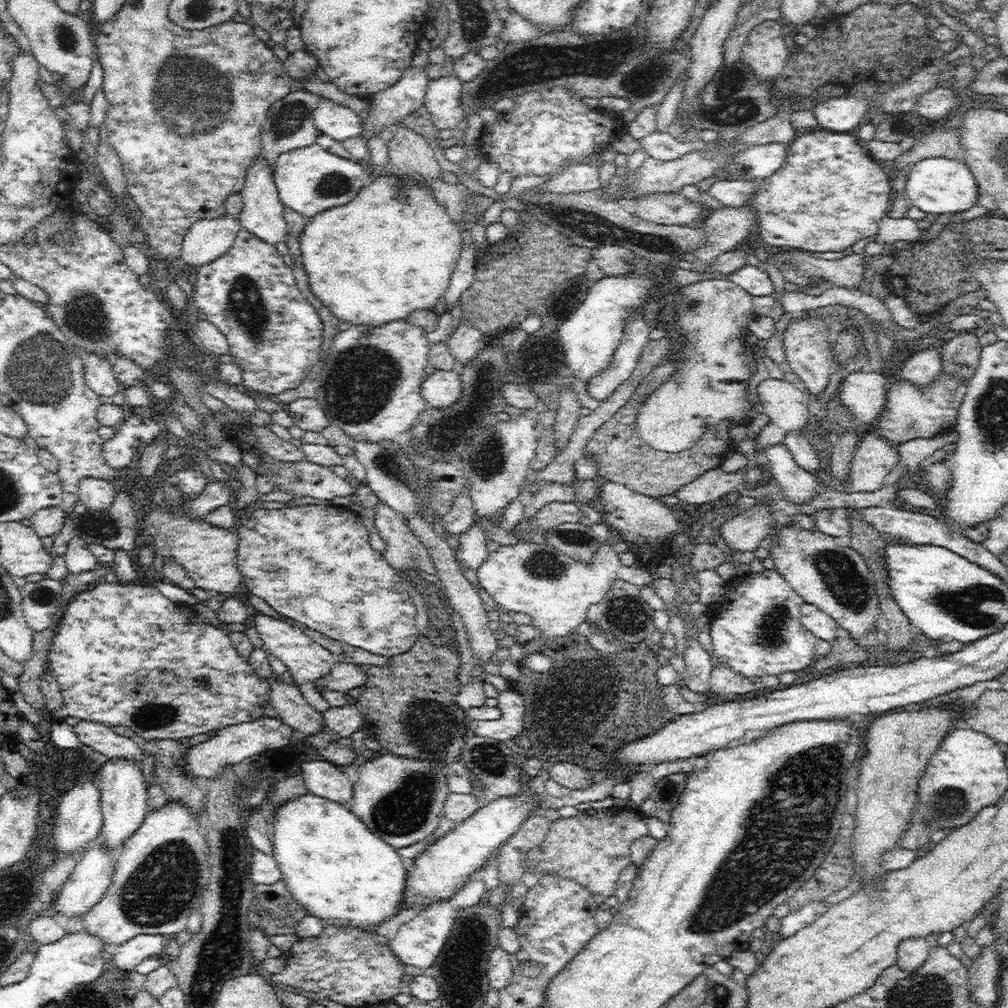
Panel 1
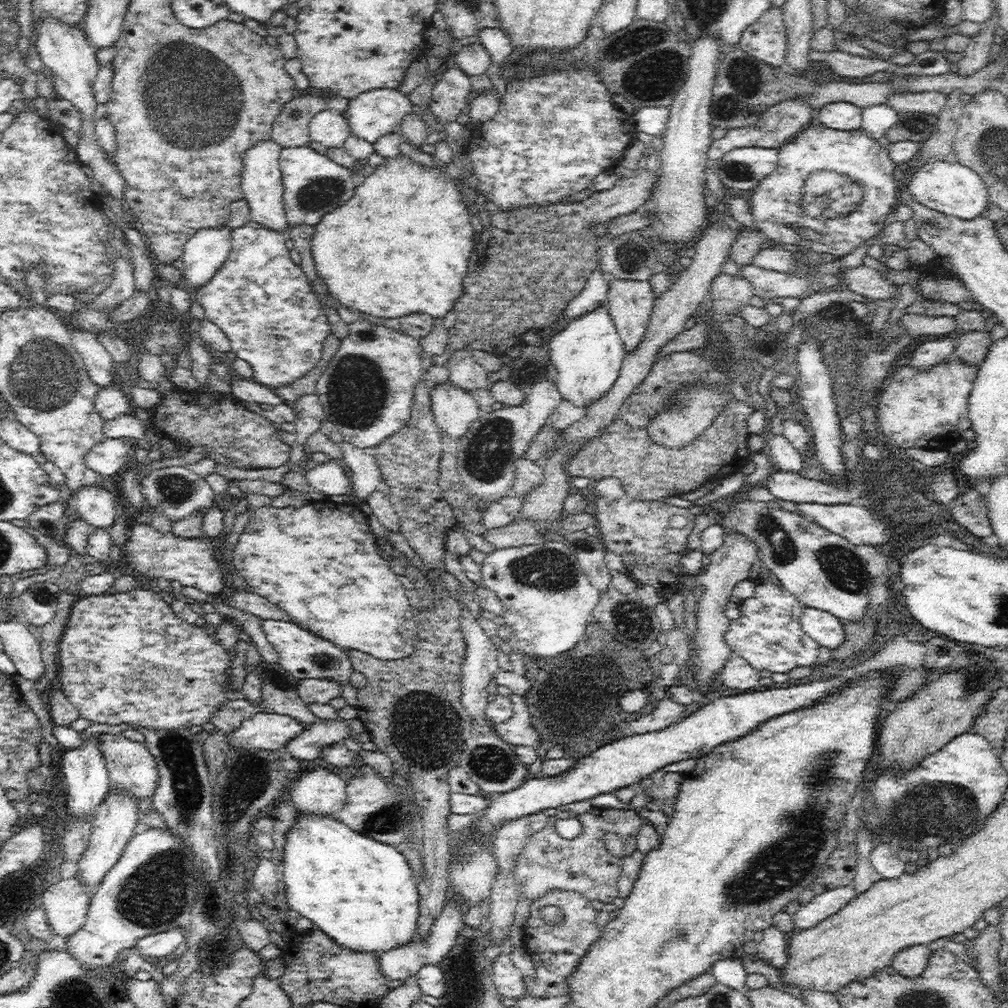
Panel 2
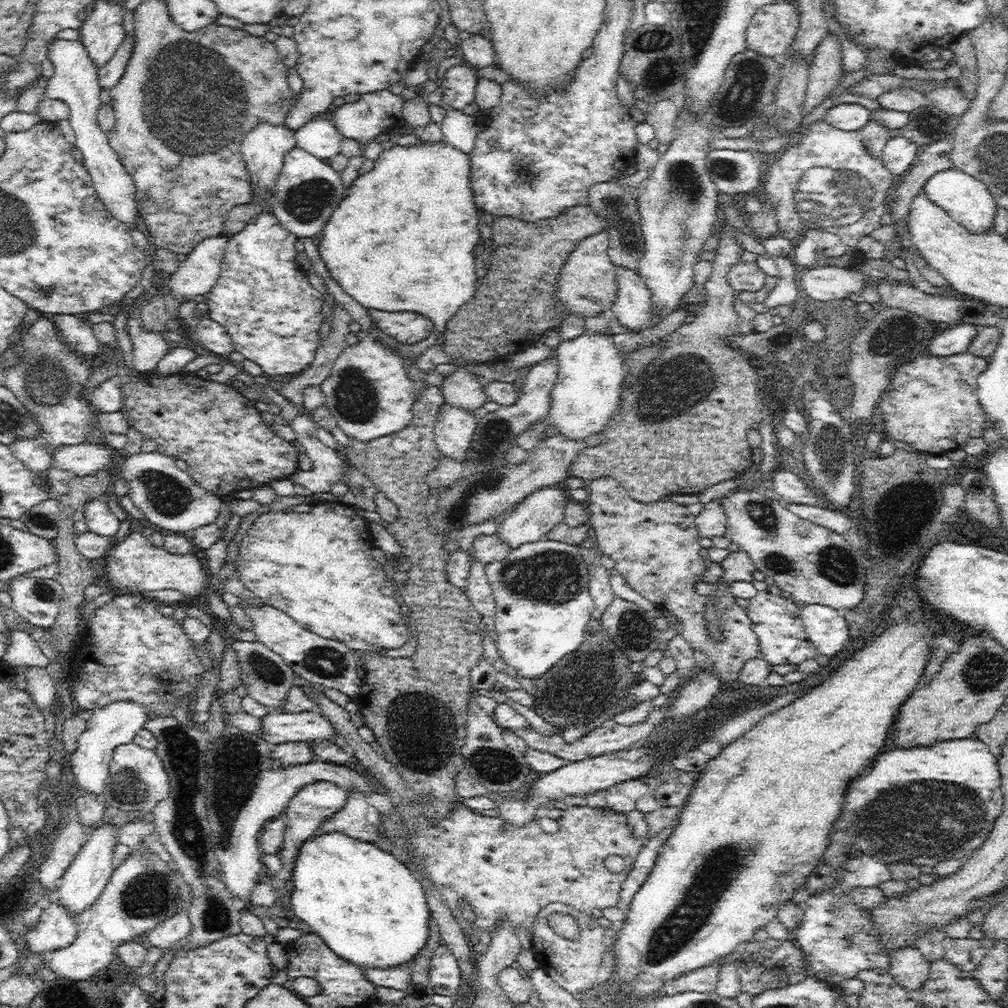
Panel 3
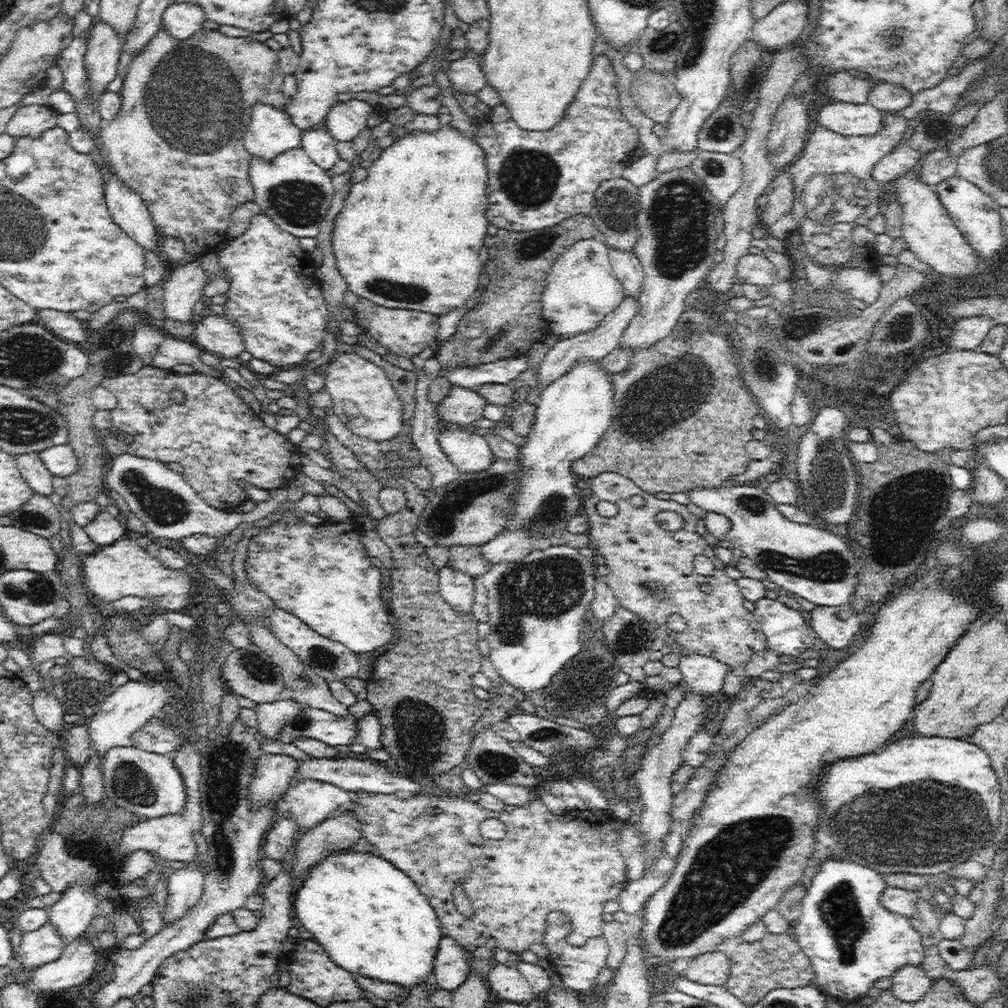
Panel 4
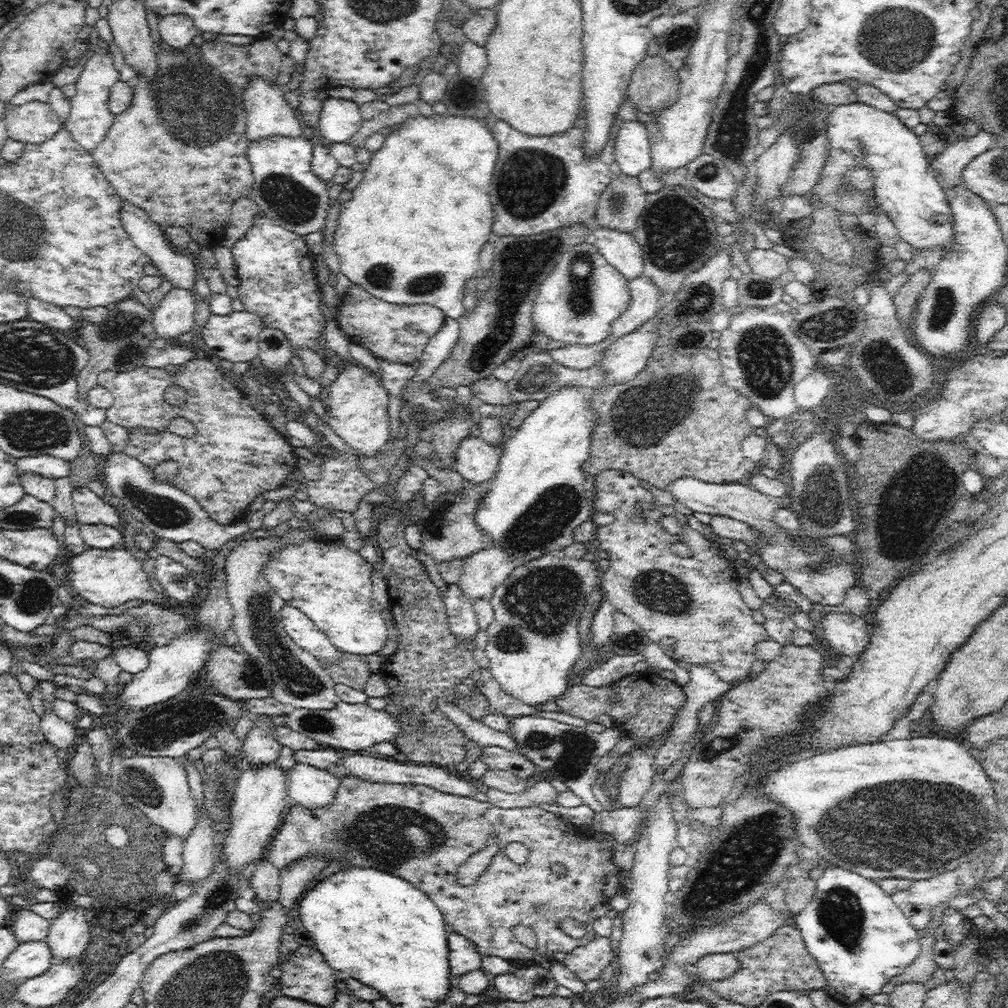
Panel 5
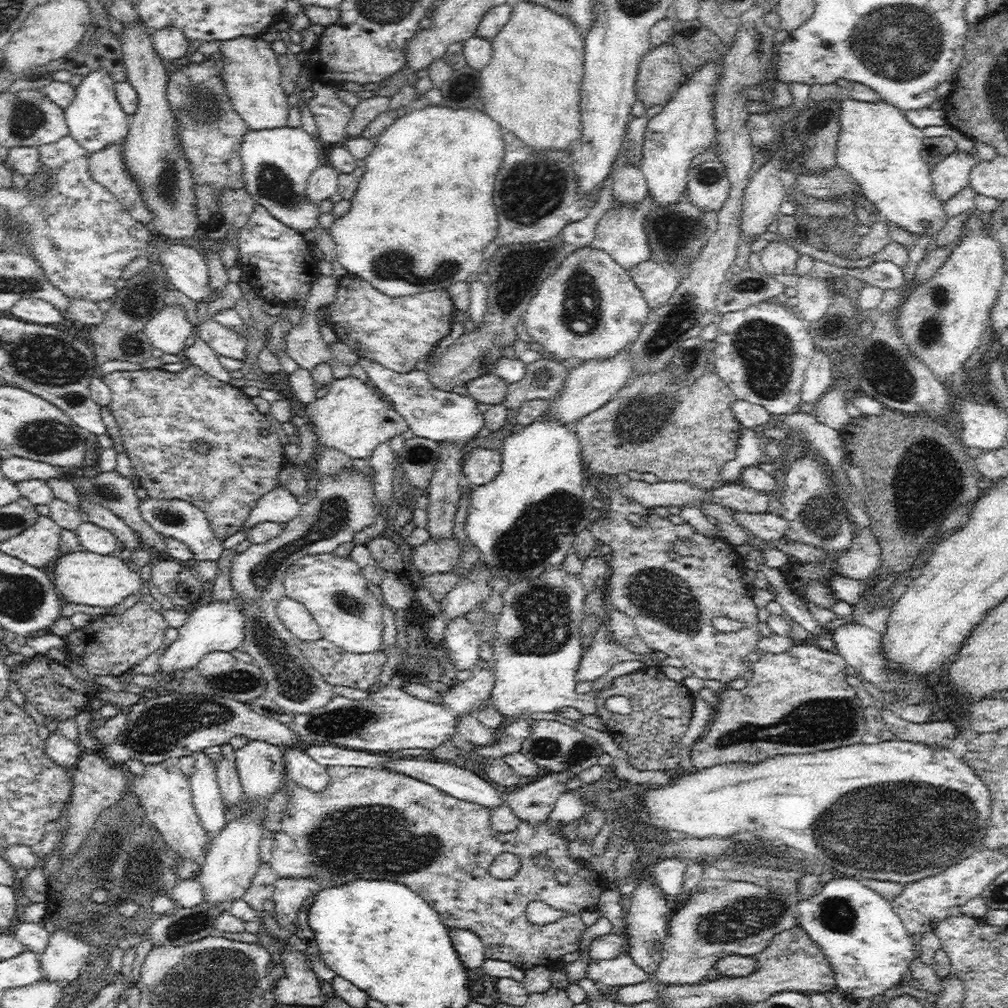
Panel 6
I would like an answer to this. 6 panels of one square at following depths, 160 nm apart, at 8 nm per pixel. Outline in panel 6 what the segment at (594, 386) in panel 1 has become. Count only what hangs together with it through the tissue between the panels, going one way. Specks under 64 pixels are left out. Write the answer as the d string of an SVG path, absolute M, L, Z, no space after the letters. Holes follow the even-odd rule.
M646 198L638 204L614 203L614 206L608 209L598 222L591 247L607 252L626 270L647 261L652 251L648 245L648 235L644 231L644 224L646 224L646 216L655 205L654 201Z

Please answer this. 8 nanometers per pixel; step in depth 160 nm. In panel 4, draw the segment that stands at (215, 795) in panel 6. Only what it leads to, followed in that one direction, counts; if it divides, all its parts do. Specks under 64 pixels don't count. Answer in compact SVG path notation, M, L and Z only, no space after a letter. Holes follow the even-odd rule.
M192 861L186 862L185 867L170 874L167 878L167 905L161 914L164 925L171 925L183 917L200 900L205 875L202 868Z

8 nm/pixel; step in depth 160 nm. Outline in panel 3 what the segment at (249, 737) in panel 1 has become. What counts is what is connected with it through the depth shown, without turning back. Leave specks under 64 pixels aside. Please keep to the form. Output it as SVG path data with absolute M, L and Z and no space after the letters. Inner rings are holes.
M304 711L269 712L261 718L258 737L268 741L272 746L283 742L302 742L318 738L332 739L336 734L334 724L322 713Z

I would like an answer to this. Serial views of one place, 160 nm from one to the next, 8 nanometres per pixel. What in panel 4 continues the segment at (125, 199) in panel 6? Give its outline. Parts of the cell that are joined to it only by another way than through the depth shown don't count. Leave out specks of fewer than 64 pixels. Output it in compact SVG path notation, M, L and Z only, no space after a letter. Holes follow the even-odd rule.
M160 24L156 36L144 46L140 53L132 57L127 71L124 85L119 91L120 97L122 97L120 112L114 120L104 122L102 128L100 128L99 137L102 141L102 158L105 164L109 166L112 174L115 174L126 186L129 186L143 198L150 215L152 215L154 224L159 228L158 233L162 238L176 237L182 240L182 243L185 244L184 249L186 249L186 252L191 252L195 255L213 252L220 242L226 241L225 235L232 211L243 202L255 200L253 184L249 179L249 168L253 156L248 153L243 143L243 136L247 133L251 121L252 107L262 102L272 107L284 109L285 104L289 102L282 90L286 74L282 73L280 68L277 51L268 47L265 42L254 39L254 37L230 37L224 35L218 29L209 31L202 28L196 34L192 34L190 38L186 38L186 40L178 40L164 28L163 24Z

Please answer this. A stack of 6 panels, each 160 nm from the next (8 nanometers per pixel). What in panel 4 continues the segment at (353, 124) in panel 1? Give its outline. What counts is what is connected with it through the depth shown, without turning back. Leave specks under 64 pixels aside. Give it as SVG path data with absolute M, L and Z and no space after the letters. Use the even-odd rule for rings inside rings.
M306 129L302 131L301 146L304 152L320 168L331 173L336 161L339 159L339 152L336 148L337 140L327 129Z

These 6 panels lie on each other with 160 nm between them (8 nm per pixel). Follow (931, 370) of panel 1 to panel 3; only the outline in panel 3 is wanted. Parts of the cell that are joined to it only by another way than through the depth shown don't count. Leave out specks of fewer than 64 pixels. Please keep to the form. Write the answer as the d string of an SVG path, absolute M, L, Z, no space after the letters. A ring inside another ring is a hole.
M960 323L936 335L926 354L932 356L952 356L968 351L976 336L976 325Z

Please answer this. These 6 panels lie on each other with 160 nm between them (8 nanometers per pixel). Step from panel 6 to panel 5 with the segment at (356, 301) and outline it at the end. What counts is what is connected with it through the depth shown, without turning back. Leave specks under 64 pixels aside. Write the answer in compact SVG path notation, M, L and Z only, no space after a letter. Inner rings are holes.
M352 284L348 294L342 297L338 308L338 316L334 320L351 344L370 350L378 359L408 365L419 361L430 338L440 331L446 318L436 306L389 304L366 293L356 284Z

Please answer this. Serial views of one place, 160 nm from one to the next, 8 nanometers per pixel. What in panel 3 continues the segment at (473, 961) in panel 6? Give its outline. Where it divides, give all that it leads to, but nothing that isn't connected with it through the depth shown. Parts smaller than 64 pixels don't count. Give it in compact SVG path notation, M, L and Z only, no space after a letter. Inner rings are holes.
M441 944L430 960L430 982L436 994L454 997L461 984L461 970L457 958Z

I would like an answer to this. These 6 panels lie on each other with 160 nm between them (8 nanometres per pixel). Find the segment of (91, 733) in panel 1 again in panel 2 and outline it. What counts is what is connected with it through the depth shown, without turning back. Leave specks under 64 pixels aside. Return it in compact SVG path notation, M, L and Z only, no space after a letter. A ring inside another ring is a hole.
M97 734L98 749L102 751L105 766L109 773L109 781L116 784L116 789L124 791L124 795L134 795L136 799L151 798L159 784L157 763L145 743L136 742L121 734Z

